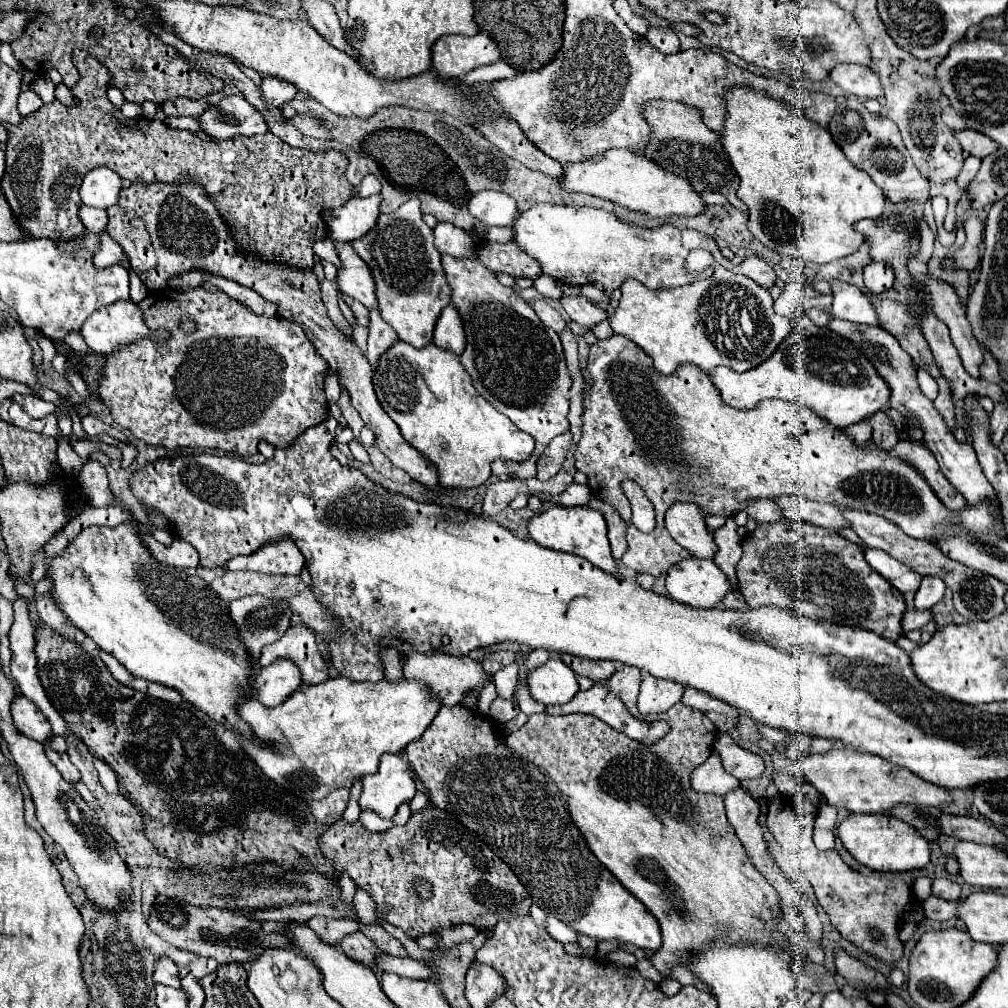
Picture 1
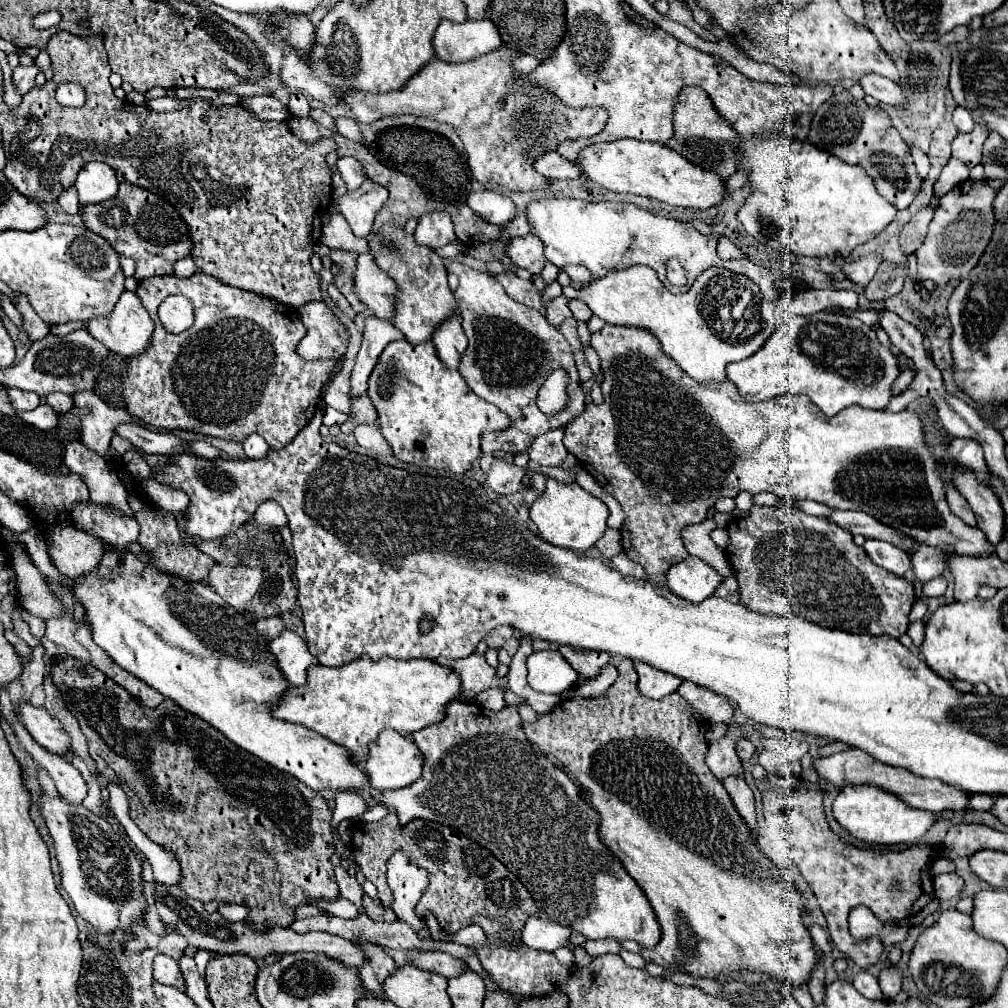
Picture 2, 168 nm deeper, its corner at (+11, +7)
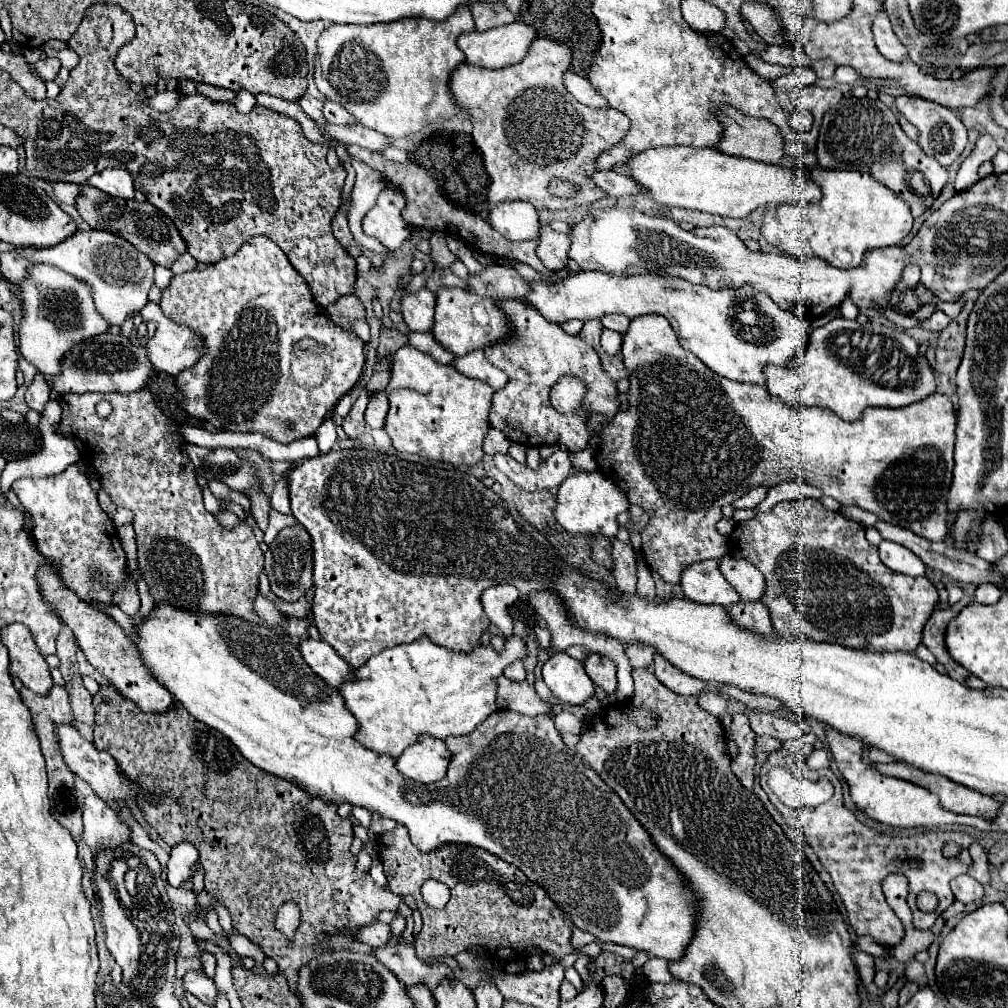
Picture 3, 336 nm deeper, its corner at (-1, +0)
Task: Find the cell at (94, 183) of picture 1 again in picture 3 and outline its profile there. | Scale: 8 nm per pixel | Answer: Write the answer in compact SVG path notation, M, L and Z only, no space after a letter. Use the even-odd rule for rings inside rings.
M104 169L94 173L88 179L88 185L110 193L114 197L122 197L122 199L132 199L134 197L134 179L126 169Z

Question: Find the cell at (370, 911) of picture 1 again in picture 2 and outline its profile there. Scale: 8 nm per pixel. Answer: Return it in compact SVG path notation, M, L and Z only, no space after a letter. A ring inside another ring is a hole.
M368 894L362 896L362 904L367 915L374 921L390 923L398 919L391 908L383 907L381 903L370 900Z

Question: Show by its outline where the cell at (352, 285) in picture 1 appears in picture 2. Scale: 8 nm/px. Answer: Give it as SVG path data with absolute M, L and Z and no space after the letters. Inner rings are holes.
M360 254L354 268L354 292L376 318L392 318L396 284L376 266L372 254Z

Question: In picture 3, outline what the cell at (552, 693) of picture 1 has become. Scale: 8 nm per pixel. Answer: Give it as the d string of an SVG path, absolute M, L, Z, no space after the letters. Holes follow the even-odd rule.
M554 653L542 667L544 683L550 687L550 691L566 703L582 705L590 697L594 697L594 683L586 675L580 661L572 659L566 653Z

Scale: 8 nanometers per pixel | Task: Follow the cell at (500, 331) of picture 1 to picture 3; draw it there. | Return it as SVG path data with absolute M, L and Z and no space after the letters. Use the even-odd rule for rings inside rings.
M500 299L502 311L508 315L514 327L514 335L508 343L492 345L484 349L490 363L500 367L508 377L508 385L494 393L490 409L490 425L504 431L506 437L514 443L526 447L544 447L544 445L566 445L568 451L582 451L588 447L592 435L600 433L618 413L618 387L616 381L604 373L598 353L584 343L578 335L568 335L558 323L546 321L534 307L518 299ZM560 377L580 377L586 383L586 397L582 399L582 413L558 413L550 405L550 389L558 383ZM592 415L602 415L604 425L588 431L588 419Z

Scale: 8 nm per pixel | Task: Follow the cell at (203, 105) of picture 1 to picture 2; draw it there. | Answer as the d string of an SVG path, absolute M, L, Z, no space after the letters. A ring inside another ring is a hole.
M178 88L176 90L176 98L204 98L204 100L212 100L212 98L218 98L218 92L206 90L206 88Z

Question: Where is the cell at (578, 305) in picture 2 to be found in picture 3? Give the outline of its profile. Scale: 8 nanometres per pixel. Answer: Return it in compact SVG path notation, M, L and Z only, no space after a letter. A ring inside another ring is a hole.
M604 315L602 319L602 325L606 327L606 329L612 329L612 331L618 331L618 333L626 333L626 329L628 329L628 325L630 325L630 319L628 317L624 317L624 315Z

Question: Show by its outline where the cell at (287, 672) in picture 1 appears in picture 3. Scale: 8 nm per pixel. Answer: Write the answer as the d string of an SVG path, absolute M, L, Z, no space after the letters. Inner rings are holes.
M308 639L300 645L302 657L330 687L340 687L344 681L354 679L354 667L348 665L326 641Z

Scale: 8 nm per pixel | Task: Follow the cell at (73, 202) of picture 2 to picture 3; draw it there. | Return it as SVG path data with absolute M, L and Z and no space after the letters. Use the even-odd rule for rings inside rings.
M50 183L52 189L54 189L54 195L68 203L68 205L76 205L76 197L80 193L80 187L76 183Z

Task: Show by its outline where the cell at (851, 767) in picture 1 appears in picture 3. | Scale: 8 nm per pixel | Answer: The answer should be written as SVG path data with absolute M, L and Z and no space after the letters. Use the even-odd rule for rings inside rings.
M894 761L894 763L876 763L874 765L880 773L900 777L906 781L912 781L920 787L926 787L928 791L936 793L940 797L940 803L944 809L952 813L964 813L964 815L978 815L984 819L992 819L998 815L998 809L1002 807L1000 801L976 793L974 789L968 789L966 785L956 785L956 781L948 781L948 777L940 777L934 773L924 773L904 761Z

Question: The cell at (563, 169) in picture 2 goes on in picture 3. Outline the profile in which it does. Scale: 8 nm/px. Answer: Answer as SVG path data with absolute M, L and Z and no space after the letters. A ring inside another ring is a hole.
M596 171L592 175L592 181L612 197L626 197L626 195L636 195L644 191L636 181L616 171Z

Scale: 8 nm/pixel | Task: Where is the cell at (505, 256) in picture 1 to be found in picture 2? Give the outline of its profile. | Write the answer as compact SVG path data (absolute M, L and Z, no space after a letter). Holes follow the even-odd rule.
M532 234L512 238L506 246L506 254L512 260L512 264L516 264L518 268L526 268L530 274L540 274L546 264L544 246Z

